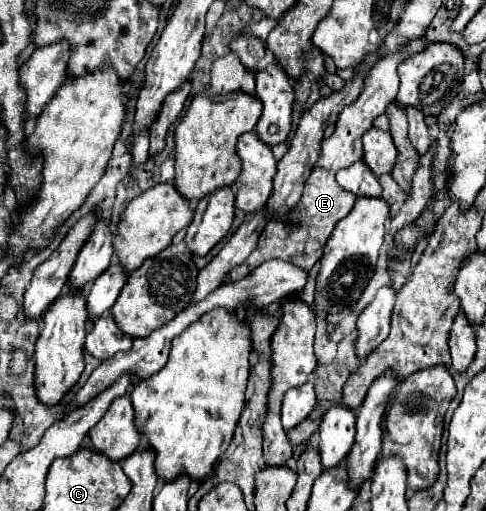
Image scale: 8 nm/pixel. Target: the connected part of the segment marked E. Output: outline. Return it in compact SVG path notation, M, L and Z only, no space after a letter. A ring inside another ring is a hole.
M425 36L415 38L415 40L407 40L395 52L391 52L389 56L375 62L375 66L369 70L369 74L363 80L363 92L359 94L359 98L353 104L345 106L343 112L339 114L339 118L335 122L337 128L335 128L333 136L323 138L319 160L313 166L313 172L311 172L309 180L305 182L305 192L303 192L299 204L295 206L295 210L287 212L279 220L271 220L263 228L263 232L259 236L259 242L257 242L257 248L251 252L251 256L245 260L245 264L237 266L233 270L233 274L229 274L231 280L241 280L249 272L253 272L259 264L263 264L267 260L275 260L275 258L297 264L301 268L313 268L315 266L315 262L323 256L323 248L325 248L333 228L337 226L337 222L341 218L345 218L351 212L351 208L353 208L353 204L357 200L355 194L347 192L345 188L341 188L337 184L335 174L341 168L349 168L353 162L363 158L363 144L361 144L363 132L373 128L375 118L385 114L389 104L393 104L395 98L397 98L397 88L399 88L397 68L399 68L399 64L405 62L407 58L415 56L417 52L423 52L427 46L429 46L429 42L427 42Z

